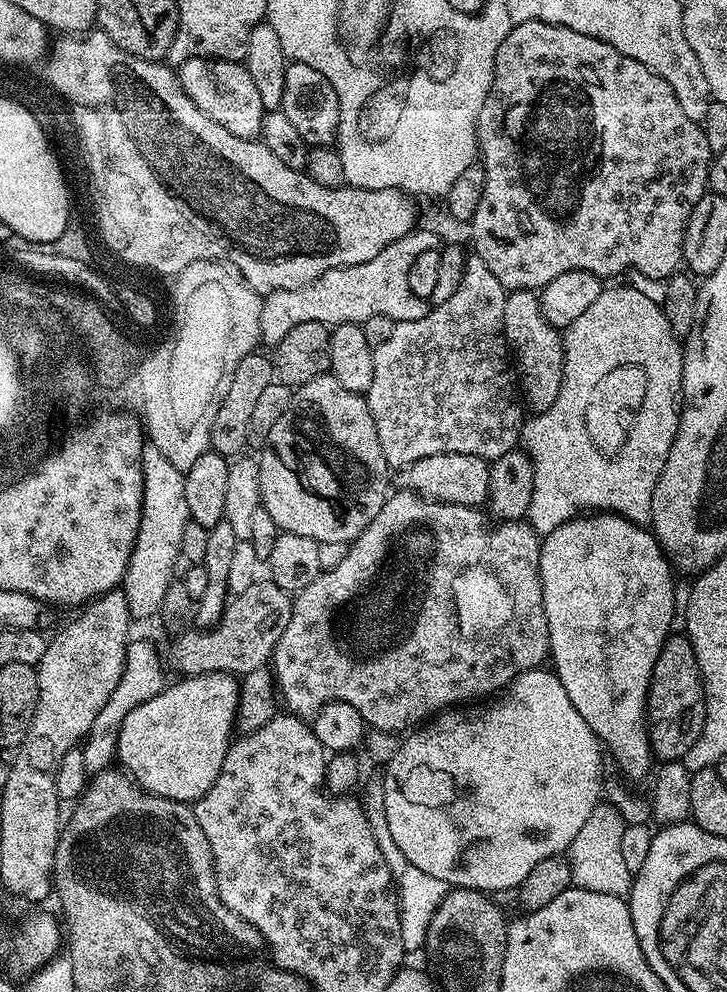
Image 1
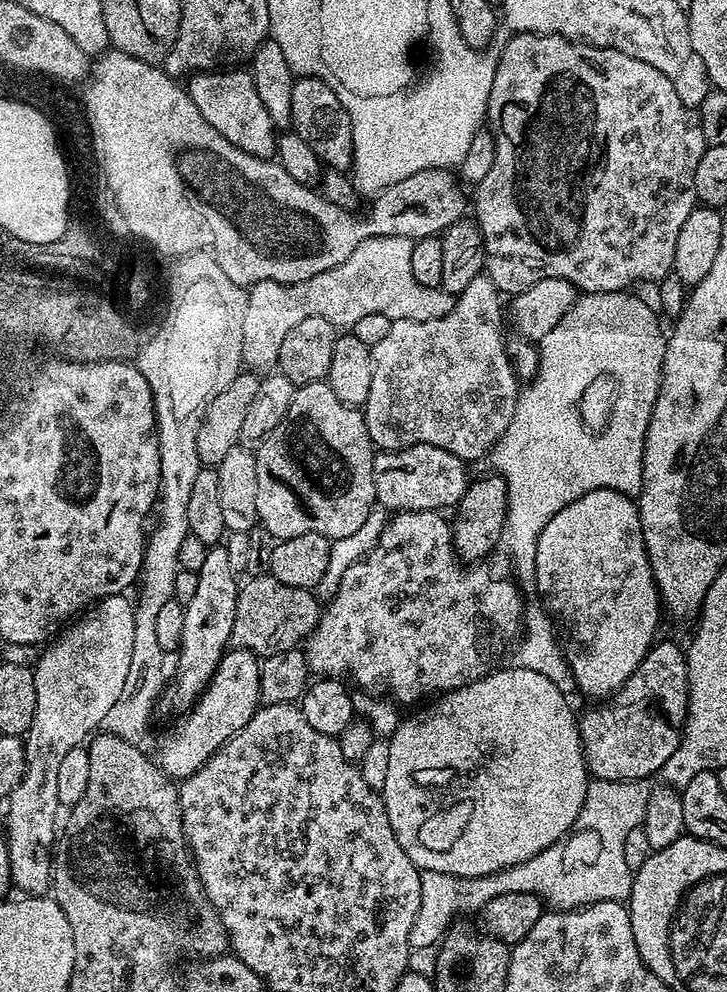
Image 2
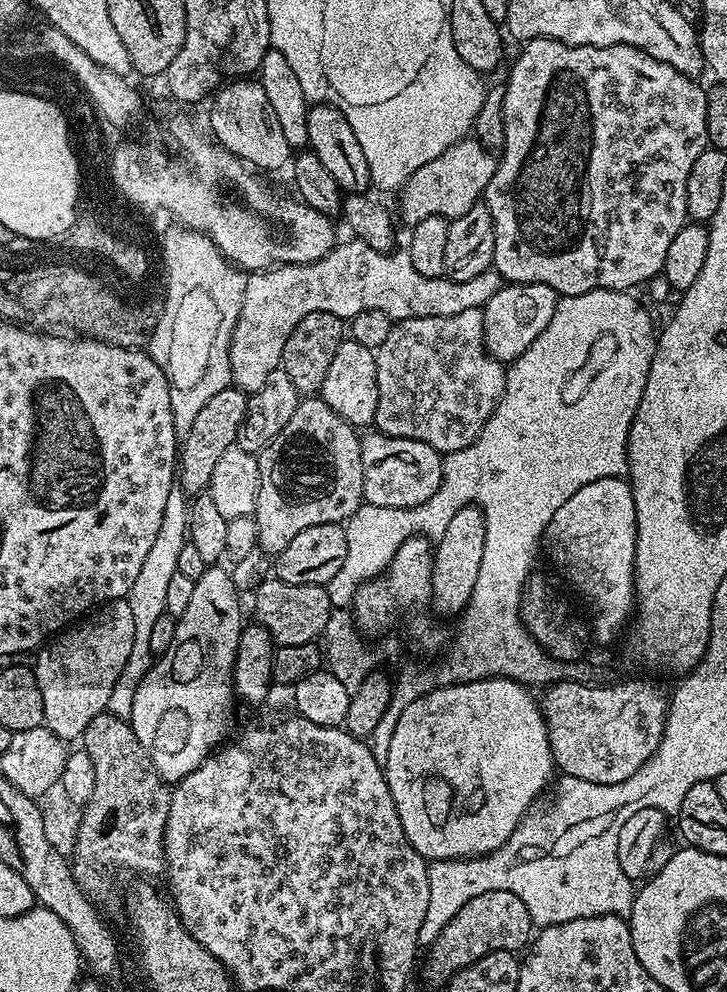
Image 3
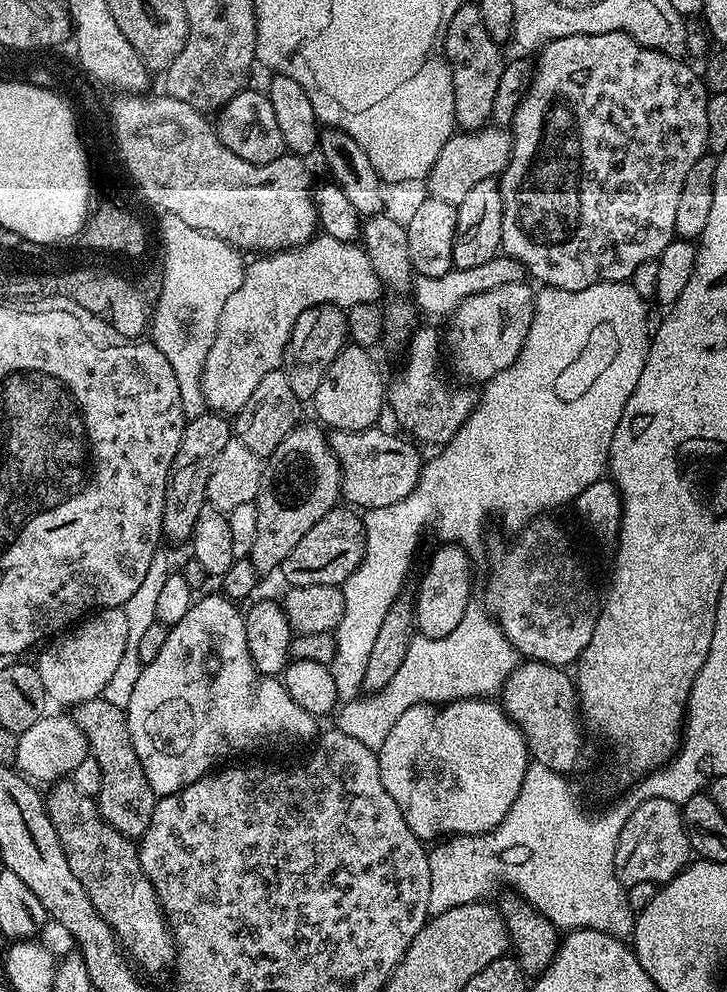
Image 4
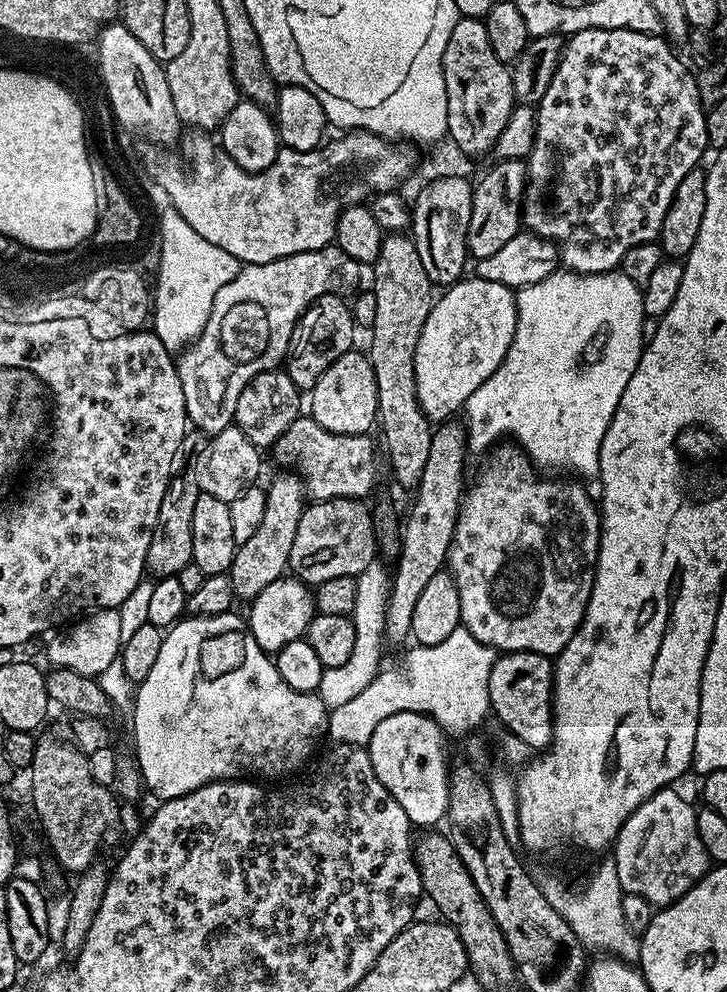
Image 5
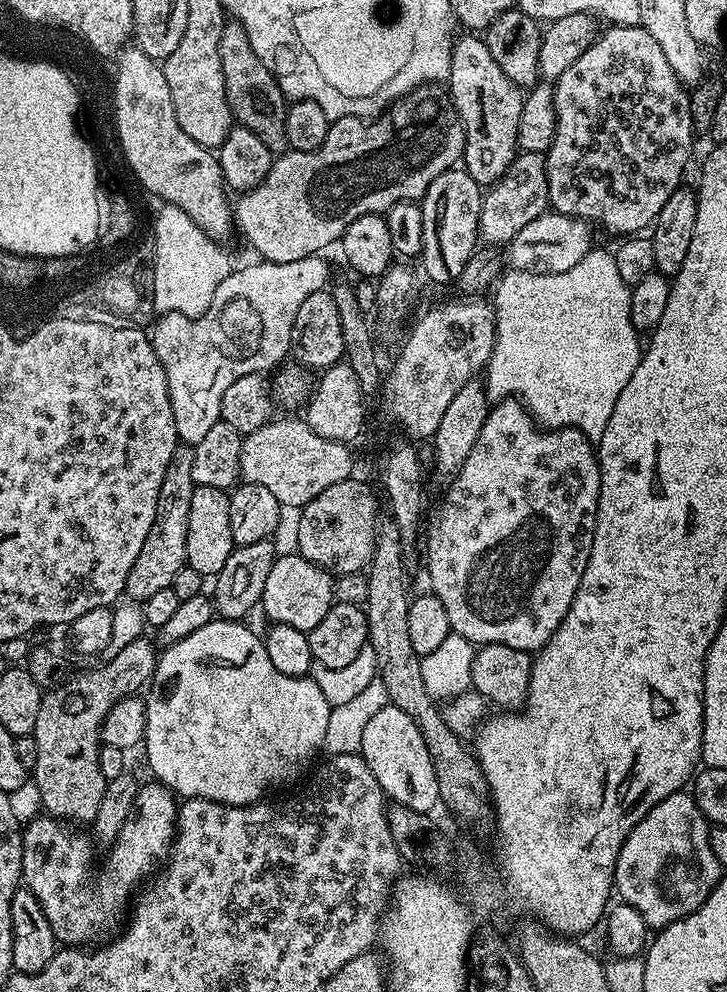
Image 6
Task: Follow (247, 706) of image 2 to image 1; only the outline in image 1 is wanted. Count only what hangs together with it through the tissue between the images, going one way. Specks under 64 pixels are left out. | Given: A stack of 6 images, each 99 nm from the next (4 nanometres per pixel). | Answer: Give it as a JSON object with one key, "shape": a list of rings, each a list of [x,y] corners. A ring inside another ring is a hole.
{"shape":[[[207,672],[177,681],[126,714],[115,759],[146,791],[192,804],[214,786],[222,772],[228,745],[234,739],[240,680],[231,672]]]}

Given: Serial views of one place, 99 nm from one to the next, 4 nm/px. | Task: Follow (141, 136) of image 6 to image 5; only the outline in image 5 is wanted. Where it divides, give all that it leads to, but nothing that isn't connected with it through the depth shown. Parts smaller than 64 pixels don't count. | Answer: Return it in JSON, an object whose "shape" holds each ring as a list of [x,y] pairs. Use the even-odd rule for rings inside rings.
{"shape":[[[122,22],[107,24],[100,31],[97,40],[98,52],[94,60],[98,65],[98,72],[100,68],[100,76],[104,79],[104,88],[108,91],[108,104],[112,107],[117,122],[125,124],[132,132],[141,132],[146,139],[153,140],[156,144],[172,143],[176,135],[178,135],[177,138],[181,135],[182,121],[174,110],[174,98],[170,98],[170,86],[166,82],[164,73],[165,65],[156,60],[154,54],[150,54],[150,50],[146,50],[146,46],[142,46],[142,42],[138,42],[138,38],[134,38],[134,34],[130,34],[130,30]]]}

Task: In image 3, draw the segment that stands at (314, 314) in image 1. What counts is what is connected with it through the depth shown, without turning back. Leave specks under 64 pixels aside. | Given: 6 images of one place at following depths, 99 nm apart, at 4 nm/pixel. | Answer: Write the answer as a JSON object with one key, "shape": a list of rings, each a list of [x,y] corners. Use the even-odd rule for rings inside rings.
{"shape":[[[355,238],[337,243],[326,255],[309,264],[281,264],[278,268],[268,268],[265,272],[254,272],[248,276],[246,294],[242,302],[242,310],[238,322],[234,326],[230,354],[232,355],[232,384],[243,392],[254,393],[270,378],[270,374],[281,367],[286,338],[311,312],[329,312],[345,322],[352,317],[362,314],[362,310],[382,310],[394,322],[410,318],[426,318],[427,316],[449,316],[462,314],[462,310],[471,308],[483,309],[493,294],[502,286],[500,275],[489,270],[471,278],[470,281],[458,282],[439,276],[426,278],[414,270],[414,262],[410,262],[410,254],[406,250],[379,252],[366,242]]]}

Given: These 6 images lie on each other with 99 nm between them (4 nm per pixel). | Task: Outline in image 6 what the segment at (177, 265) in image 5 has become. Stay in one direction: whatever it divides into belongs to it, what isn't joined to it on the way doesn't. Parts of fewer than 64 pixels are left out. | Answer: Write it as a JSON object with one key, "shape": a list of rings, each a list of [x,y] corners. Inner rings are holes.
{"shape":[[[178,206],[167,208],[159,219],[159,252],[157,253],[157,275],[156,275],[156,293],[154,297],[154,306],[156,312],[163,314],[165,312],[177,312],[183,316],[200,316],[210,306],[214,298],[214,290],[226,282],[226,278],[234,271],[234,263],[223,252],[221,245],[212,240],[201,230],[198,225]]]}

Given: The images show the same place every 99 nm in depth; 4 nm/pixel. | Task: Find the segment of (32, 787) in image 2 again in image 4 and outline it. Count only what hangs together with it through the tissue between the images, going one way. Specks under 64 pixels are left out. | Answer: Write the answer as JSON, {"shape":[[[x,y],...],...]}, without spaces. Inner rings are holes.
{"shape":[[[123,608],[99,609],[59,633],[49,643],[53,644],[41,654],[40,660],[35,661],[49,701],[53,705],[75,706],[91,696],[101,695],[106,682],[110,682],[114,669],[118,667],[122,654],[126,654],[126,638],[129,634]]]}

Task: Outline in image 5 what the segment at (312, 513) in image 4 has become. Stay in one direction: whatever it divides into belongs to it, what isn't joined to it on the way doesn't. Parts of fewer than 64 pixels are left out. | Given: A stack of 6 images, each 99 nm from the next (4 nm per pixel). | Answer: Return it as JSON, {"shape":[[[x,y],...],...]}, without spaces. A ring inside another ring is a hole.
{"shape":[[[284,470],[281,473],[281,476],[273,478],[272,485],[267,485],[266,511],[262,513],[258,530],[238,545],[232,567],[226,573],[232,580],[232,589],[244,602],[251,602],[266,590],[266,586],[270,586],[270,582],[281,579],[289,571],[290,546],[294,546],[294,534],[306,507],[306,489],[295,471]]]}

